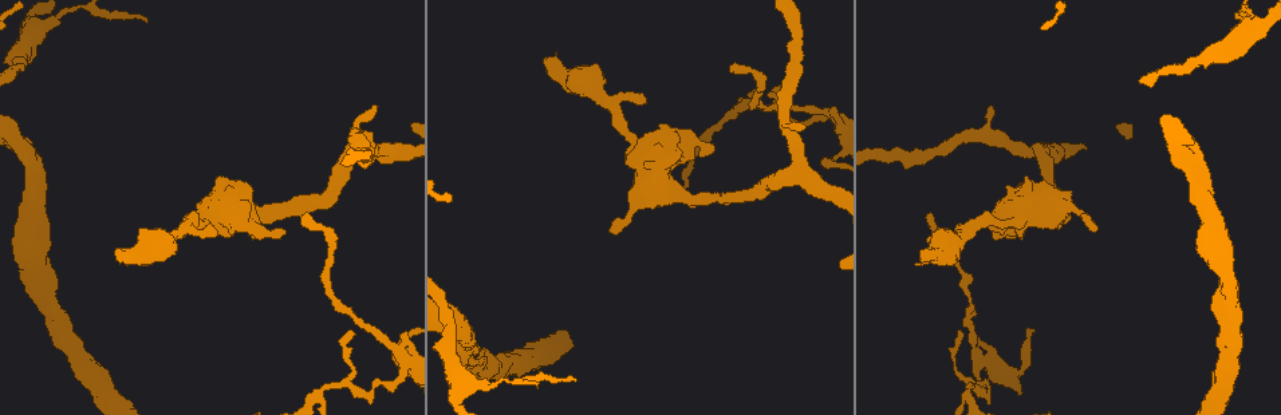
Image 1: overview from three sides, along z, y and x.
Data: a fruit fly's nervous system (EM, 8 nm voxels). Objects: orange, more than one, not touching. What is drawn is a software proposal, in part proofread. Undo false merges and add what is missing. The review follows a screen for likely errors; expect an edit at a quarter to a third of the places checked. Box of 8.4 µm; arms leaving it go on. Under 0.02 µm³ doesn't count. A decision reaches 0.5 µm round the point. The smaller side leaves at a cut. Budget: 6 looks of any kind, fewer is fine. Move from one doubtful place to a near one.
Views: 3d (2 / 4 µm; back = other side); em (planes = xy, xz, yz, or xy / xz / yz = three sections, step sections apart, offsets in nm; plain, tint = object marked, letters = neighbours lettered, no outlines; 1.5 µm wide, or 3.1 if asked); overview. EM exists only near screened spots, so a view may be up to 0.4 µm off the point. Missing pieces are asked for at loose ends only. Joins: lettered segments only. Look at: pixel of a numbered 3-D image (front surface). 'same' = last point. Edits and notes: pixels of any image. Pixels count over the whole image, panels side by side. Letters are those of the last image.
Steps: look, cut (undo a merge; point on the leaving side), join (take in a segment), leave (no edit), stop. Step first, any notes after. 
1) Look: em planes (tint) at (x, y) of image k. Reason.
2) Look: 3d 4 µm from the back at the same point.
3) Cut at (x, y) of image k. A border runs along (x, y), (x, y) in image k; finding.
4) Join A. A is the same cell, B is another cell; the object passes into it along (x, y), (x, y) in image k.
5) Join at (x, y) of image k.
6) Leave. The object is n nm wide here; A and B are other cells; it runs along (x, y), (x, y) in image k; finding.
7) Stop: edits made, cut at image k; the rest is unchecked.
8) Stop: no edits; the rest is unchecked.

Look: em xz step 4 (tint) at (830, 108) of image 1. Free end.

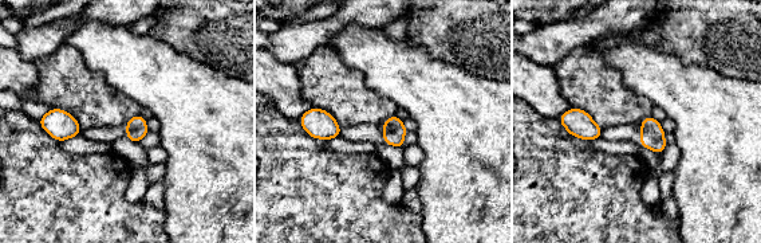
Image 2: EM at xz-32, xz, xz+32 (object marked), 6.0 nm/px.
Look: em xz step 4 (letters) at the same point.

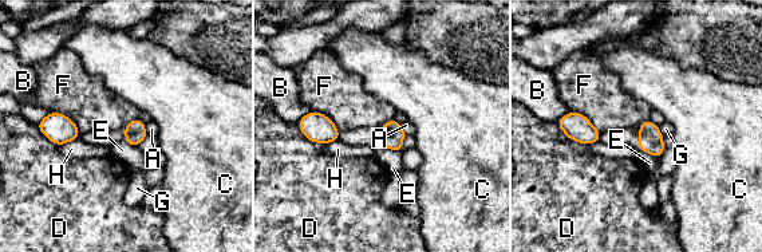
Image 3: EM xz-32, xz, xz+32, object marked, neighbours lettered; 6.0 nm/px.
Leave. A, B, C, D, E, F, G and H are other cells; none of them fits.

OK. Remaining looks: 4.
Look: 3d 4 µm at (1011, 229) of image 1. Sudden change in width.

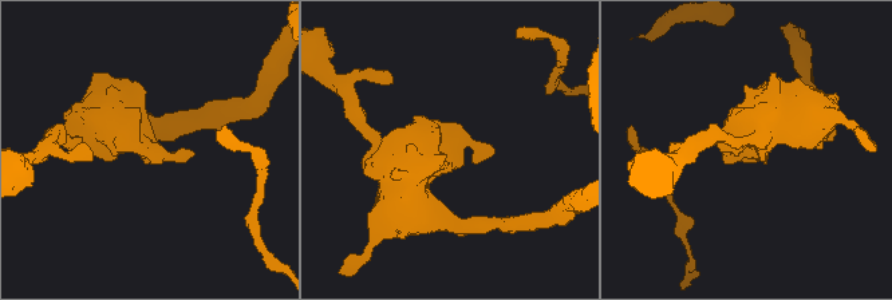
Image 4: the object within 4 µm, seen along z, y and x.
Look: em yz step 8 (letters) at (747, 149) of image 4.

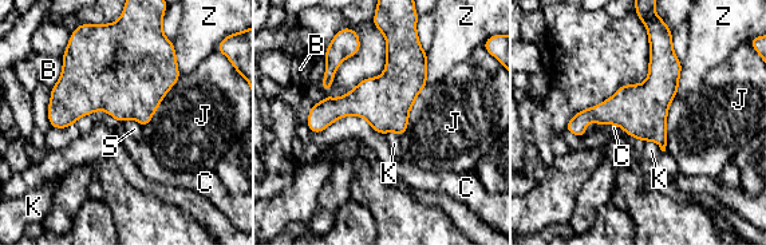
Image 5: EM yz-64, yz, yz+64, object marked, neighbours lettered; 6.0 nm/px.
Leave. The object is 100 nm wide here; B, C, J, K, S and Z are other cells; a border runs along (314, 134), (360, 115), (385, 135) in image 5; continuous, no second cell.

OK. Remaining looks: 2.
Look: em yz step 4 (letters) at (305, 214) of image 1. End of a long branch.

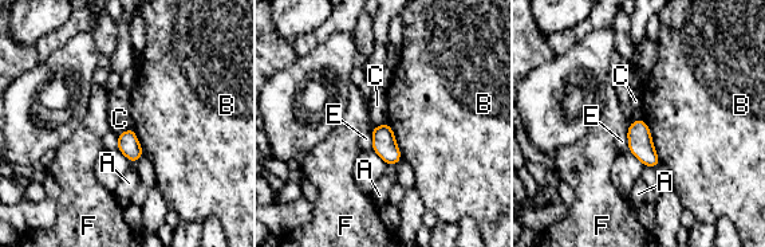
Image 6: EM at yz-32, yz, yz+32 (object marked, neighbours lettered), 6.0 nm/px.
Look: em planes (letters) at the same point.

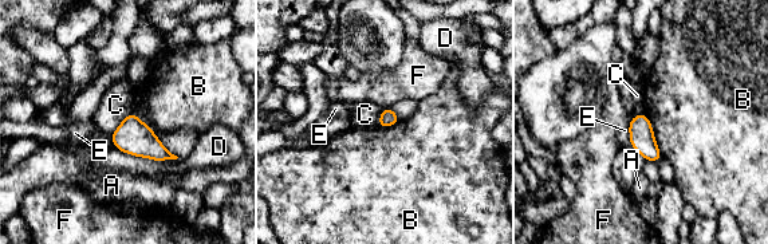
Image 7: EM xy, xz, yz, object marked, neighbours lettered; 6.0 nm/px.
Leave. The object is 100 nm wide here; A, B, C, D, E and F are other cells; a border runs along (132, 111), (110, 134) in image 7; no lettered segment goes on from it.

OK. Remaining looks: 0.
Stop: no edits; the rest is unchecked.

